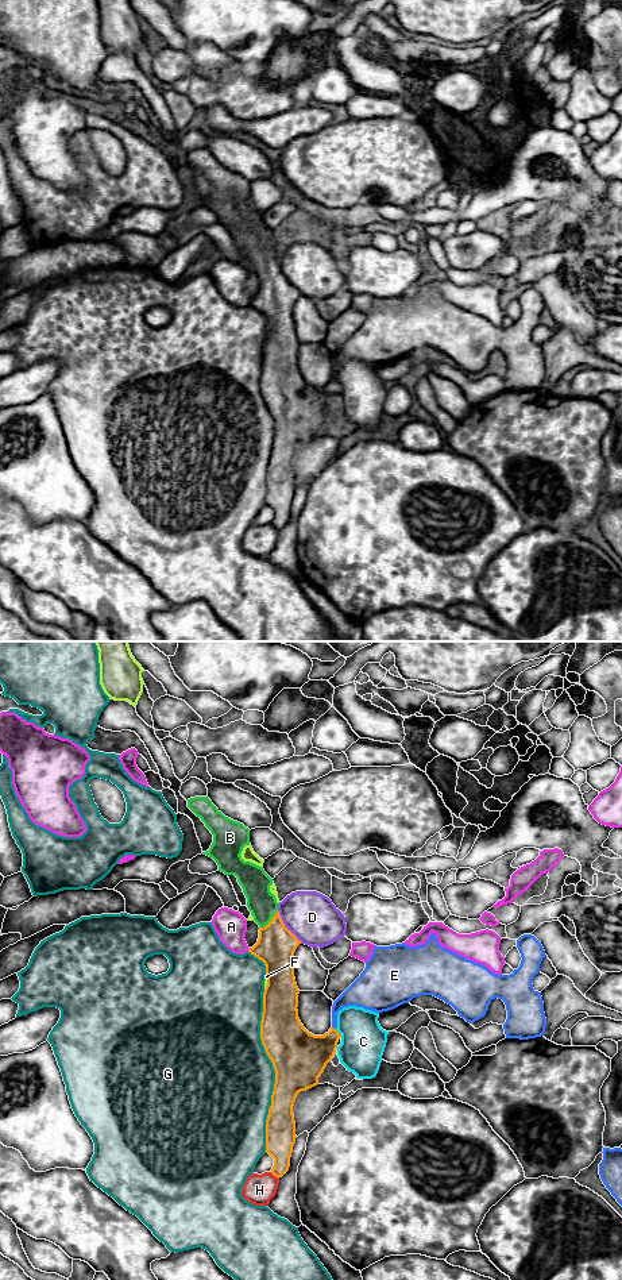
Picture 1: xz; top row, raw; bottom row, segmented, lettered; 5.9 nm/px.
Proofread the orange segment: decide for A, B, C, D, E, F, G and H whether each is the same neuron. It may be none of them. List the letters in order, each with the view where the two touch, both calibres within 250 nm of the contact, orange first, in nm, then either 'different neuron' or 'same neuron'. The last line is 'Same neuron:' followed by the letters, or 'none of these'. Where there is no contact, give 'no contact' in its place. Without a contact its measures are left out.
A: meets orange in xz; 240 nm thick on the orange side, 190 nm on the other; different neuron
B: meets orange in xz; 240 nm thick on the orange side, 170 nm on the other; same neuron
C: meets orange in xz; 280 nm thick on the orange side, 260 nm on the other; different neuron
D: meets orange in xz; 240 nm thick on the orange side, 300 nm on the other; different neuron
E: meets orange in xz; 300 nm thick on the orange side, 140 nm on the other; different neuron
F: meets orange in xz; 240 nm thick on the orange side, 20 nm on the other; different neuron
G: meets orange in xz; 320 nm thick on the orange side, 480 nm on the other; different neuron
H: meets orange in xz; 180 nm thick on the orange side, 180 nm on the other; different neuron
Same neuron: B

